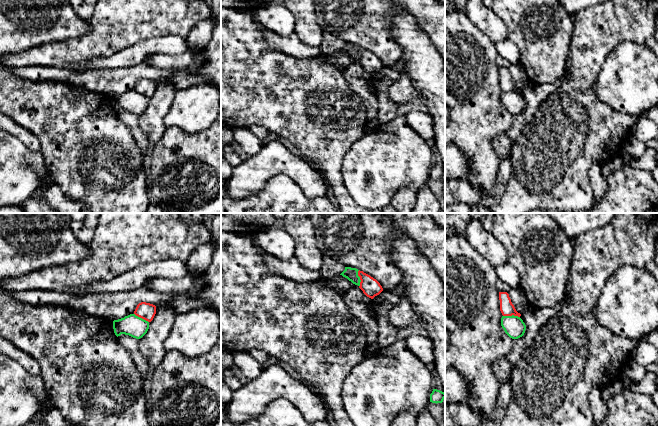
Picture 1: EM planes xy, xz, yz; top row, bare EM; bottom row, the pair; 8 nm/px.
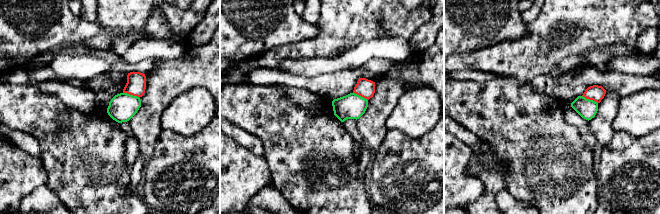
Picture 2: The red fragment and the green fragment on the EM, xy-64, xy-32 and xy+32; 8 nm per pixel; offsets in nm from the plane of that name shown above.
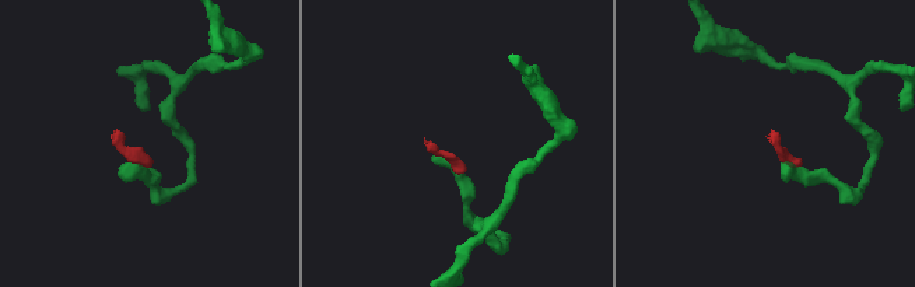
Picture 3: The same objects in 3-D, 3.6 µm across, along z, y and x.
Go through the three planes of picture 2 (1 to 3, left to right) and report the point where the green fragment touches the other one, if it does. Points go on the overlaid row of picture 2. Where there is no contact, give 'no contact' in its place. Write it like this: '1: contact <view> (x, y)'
1: contact xy-64 (131, 94)
2: contact xy-32 (360, 95)
3: contact xy+32 (590, 99)

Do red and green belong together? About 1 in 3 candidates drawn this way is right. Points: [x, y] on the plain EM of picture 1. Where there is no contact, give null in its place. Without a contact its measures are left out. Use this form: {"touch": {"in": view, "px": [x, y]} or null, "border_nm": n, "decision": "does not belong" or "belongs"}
{"touch": {"in": "yz", "px": [511, 91]}, "border_nm": 140, "decision": "does not belong"}

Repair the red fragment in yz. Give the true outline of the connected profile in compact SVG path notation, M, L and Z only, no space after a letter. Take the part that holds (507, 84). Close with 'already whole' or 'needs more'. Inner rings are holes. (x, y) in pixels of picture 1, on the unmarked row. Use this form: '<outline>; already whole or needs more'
M499 68L499 76L500 87L503 92L521 92L521 90L516 87L507 68Z; already whole

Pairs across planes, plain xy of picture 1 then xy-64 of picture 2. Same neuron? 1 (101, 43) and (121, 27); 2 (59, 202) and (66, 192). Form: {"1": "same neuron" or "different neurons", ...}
{"1": "same neuron", "2": "different neurons"}

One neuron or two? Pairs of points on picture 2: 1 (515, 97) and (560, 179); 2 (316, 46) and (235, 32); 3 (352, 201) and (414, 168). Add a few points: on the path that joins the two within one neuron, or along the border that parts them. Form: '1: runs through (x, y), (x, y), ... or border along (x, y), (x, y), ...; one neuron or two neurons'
1: runs through (515, 117), (544, 159); one neuron
2: border along (317, 33), (313, 37), (272, 48); two neurons
3: border along (367, 190), (367, 195), (372, 203); two neurons

